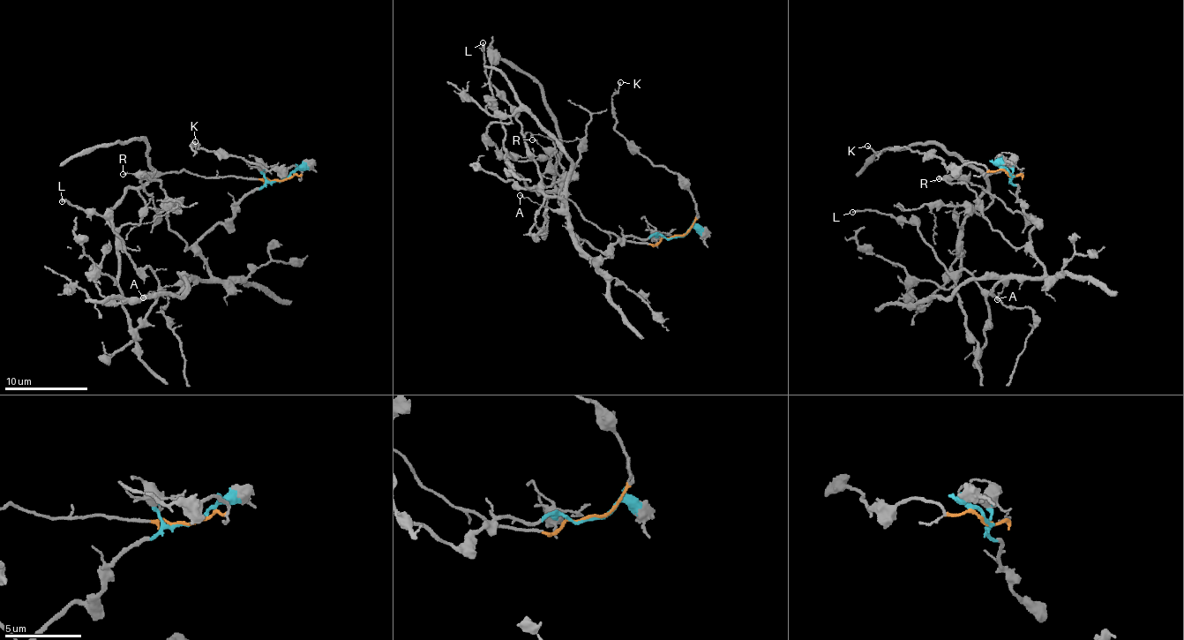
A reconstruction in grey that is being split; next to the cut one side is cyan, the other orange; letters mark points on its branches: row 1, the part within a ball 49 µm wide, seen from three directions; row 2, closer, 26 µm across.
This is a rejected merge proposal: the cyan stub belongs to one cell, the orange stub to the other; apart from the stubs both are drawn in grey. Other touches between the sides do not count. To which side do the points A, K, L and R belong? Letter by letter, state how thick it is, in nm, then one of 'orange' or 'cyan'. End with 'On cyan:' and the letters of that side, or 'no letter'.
A: calibre 90 nm; cyan
K: calibre 150 nm; orange
L: calibre 200 nm; cyan
R: calibre 140 nm; cyan
On cyan: A, L, R

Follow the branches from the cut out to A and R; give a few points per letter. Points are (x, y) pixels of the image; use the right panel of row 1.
A: (1009, 174), (1016, 185), (1017, 200), (1038, 220), (1031, 254), (1044, 274), (1009, 277), (997, 299)
R: (1009, 174), (1017, 200), (1038, 220), (1021, 248), (994, 230), (982, 201), (964, 183), (940, 178)

